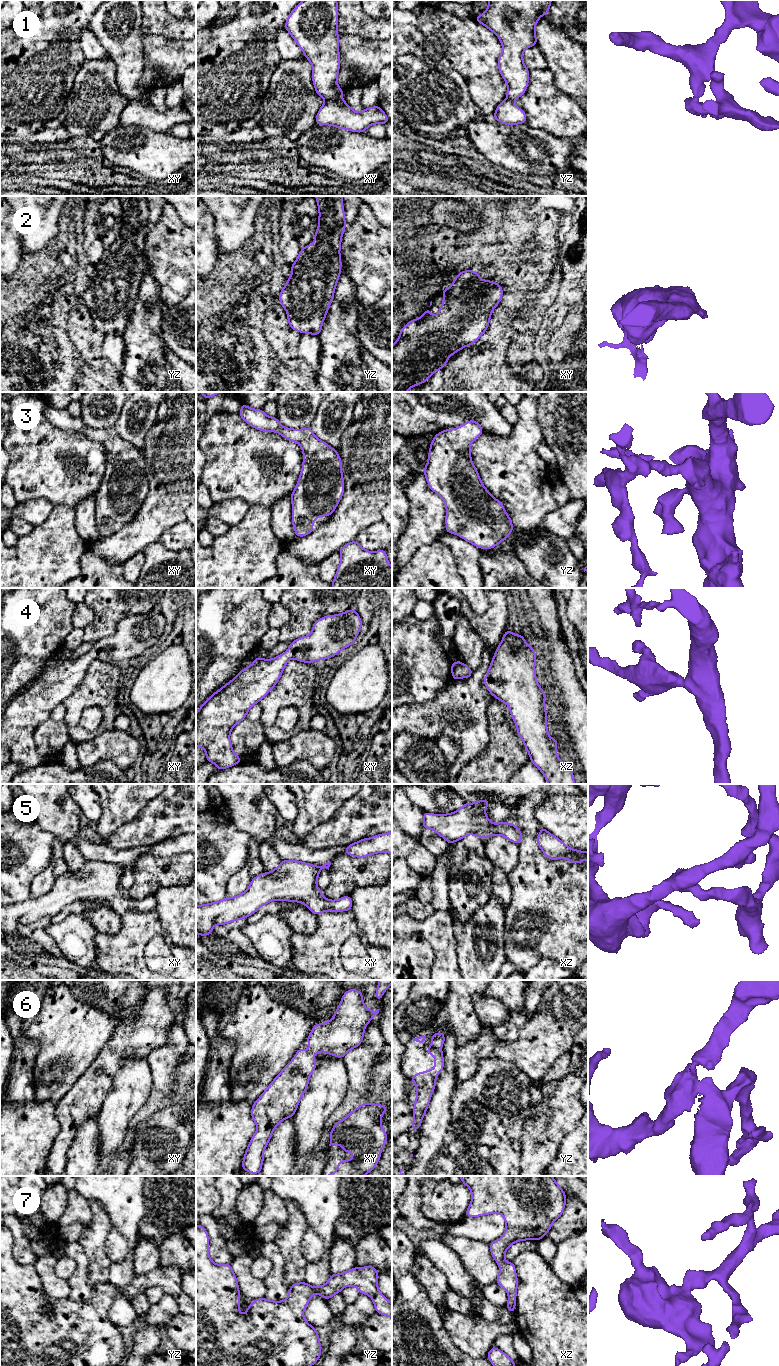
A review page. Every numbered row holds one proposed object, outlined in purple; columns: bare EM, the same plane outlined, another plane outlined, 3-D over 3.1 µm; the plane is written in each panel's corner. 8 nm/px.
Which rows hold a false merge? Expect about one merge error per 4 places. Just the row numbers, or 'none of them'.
1

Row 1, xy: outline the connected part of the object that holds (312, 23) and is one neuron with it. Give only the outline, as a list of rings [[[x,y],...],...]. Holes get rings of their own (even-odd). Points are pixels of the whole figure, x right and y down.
[[[303,0],[292,10],[284,25],[312,65],[312,81],[315,91],[326,101],[340,99],[344,93],[337,85],[340,68],[337,24],[337,0]]]

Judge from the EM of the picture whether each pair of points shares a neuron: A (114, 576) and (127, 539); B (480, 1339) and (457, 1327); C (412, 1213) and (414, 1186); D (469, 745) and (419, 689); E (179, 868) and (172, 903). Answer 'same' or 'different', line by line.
A: different
B: same
C: same
D: different
E: different

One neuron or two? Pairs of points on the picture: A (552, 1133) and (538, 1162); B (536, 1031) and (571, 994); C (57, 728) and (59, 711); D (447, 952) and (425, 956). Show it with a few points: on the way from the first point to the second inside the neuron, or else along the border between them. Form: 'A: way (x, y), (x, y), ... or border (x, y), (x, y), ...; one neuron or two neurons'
A: way (545, 1138), (546, 1144), (538, 1154); one neuron
B: way (545, 1022), (564, 1003); one neuron
C: border (50, 717), (56, 720), (63, 720); two neurons
D: border (420, 935), (434, 952), (431, 969); two neurons

